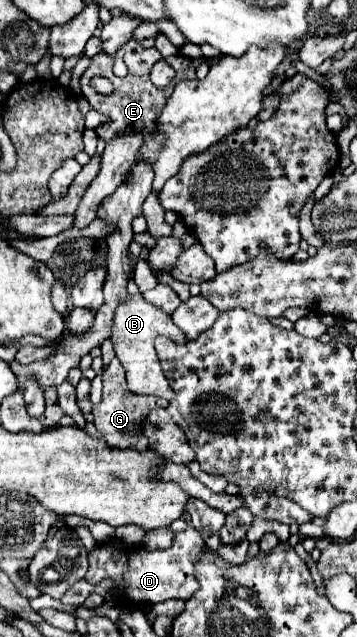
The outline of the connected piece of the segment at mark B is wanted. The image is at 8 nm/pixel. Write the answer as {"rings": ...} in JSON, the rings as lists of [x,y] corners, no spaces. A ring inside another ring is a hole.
{"rings":[[[138,293],[134,297],[126,297],[120,299],[120,305],[114,313],[114,325],[112,325],[112,347],[116,357],[120,359],[122,367],[126,369],[126,381],[128,381],[128,389],[134,393],[144,393],[144,395],[156,395],[162,399],[172,401],[174,399],[174,391],[168,385],[168,379],[164,375],[164,369],[160,365],[160,359],[154,351],[154,339],[158,335],[166,335],[170,339],[174,339],[176,343],[184,343],[186,337],[182,335],[182,331],[172,323],[170,315],[166,315],[160,307],[154,307],[152,303],[146,303],[144,297]]]}

